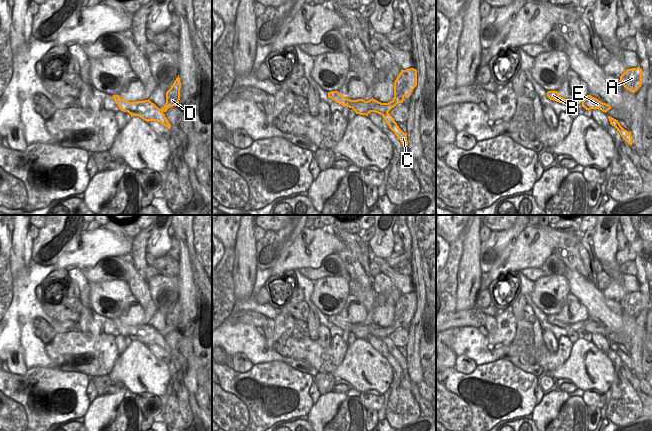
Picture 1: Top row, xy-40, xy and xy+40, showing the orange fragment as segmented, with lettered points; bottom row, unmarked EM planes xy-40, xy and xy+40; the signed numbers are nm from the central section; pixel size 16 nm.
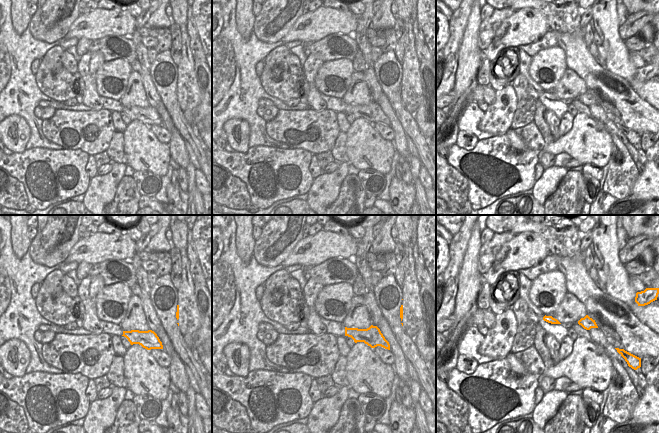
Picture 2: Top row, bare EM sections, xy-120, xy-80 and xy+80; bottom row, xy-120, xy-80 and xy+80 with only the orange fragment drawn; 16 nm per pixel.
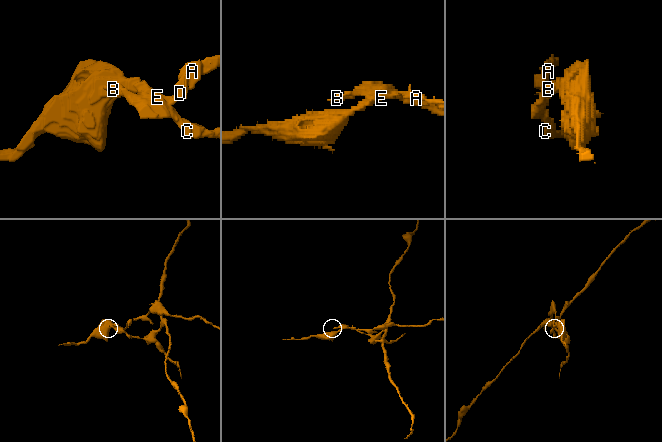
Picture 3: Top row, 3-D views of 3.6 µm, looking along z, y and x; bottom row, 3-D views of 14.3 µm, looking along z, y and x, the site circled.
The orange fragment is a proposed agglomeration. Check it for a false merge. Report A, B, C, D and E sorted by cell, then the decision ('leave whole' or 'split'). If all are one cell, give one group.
A D E / B C | split

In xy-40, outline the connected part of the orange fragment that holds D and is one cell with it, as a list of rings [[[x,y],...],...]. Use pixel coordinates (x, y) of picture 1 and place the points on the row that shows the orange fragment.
[[[178,75],[171,88],[166,92],[166,103],[164,107],[159,110],[161,110],[162,112],[166,112],[170,107],[179,106],[180,89],[181,82]]]

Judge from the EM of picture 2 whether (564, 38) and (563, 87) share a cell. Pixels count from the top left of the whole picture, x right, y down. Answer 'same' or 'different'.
different

